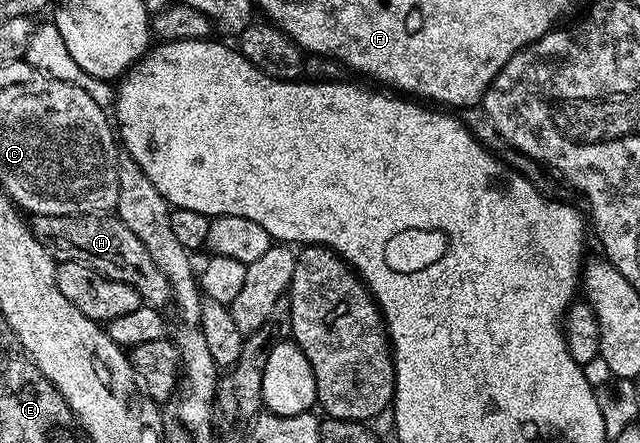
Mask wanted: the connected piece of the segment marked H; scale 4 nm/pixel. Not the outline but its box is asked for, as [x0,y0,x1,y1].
[30,215,172,310]

